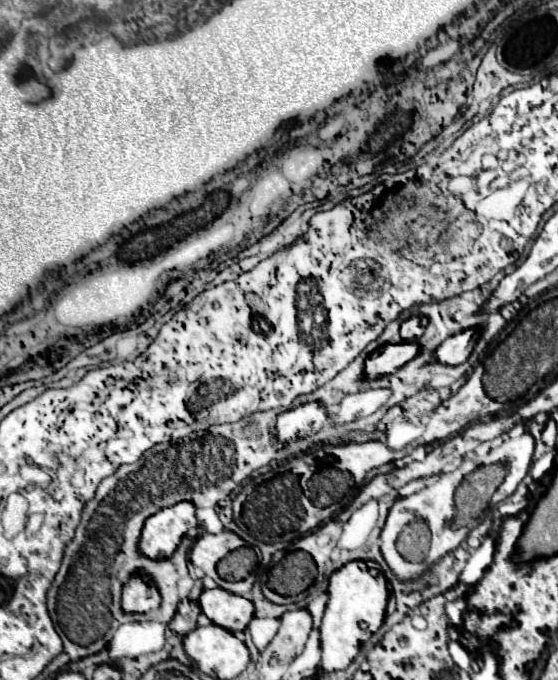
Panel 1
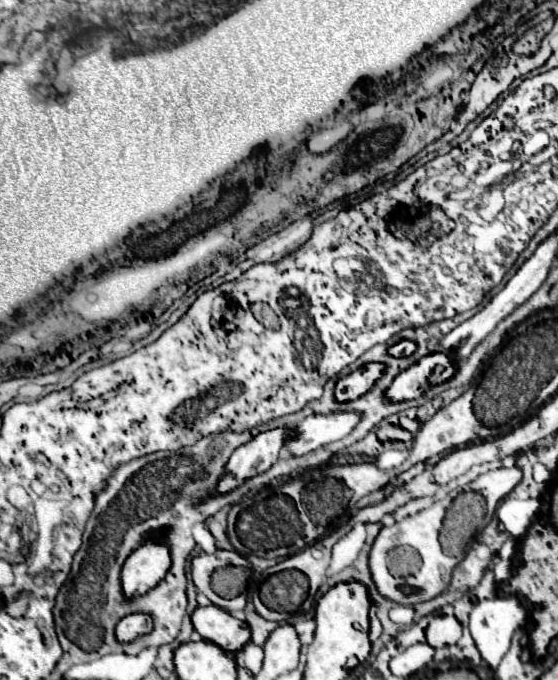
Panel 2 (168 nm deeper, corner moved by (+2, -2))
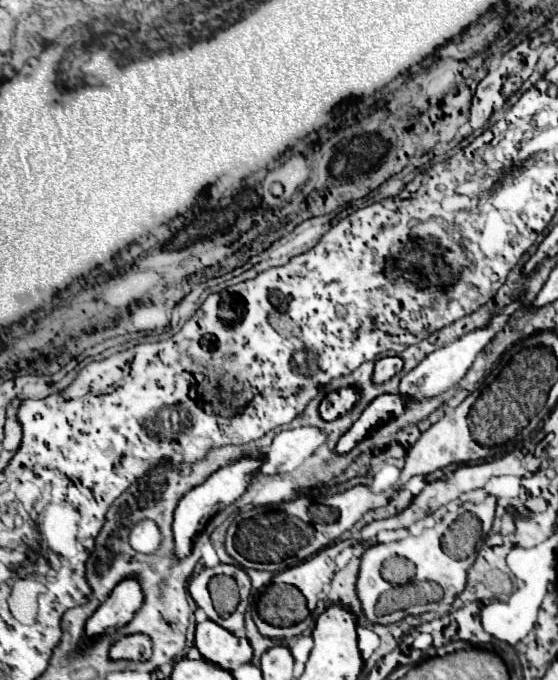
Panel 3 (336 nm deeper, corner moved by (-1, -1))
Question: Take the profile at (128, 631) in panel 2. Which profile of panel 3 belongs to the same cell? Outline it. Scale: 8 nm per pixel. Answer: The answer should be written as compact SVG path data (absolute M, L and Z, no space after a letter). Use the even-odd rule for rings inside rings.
M142 632L116 640L110 648L112 660L148 660L152 654L152 642Z

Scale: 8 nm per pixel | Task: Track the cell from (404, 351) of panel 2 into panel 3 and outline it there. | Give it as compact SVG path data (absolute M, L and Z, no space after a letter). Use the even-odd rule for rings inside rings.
M384 356L376 362L376 368L374 368L374 382L386 382L390 380L394 374L402 372L402 366L404 366L404 360L400 356Z

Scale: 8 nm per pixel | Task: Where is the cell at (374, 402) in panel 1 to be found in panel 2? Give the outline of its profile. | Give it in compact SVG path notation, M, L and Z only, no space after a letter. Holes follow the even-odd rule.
M359 413L311 415L295 427L297 435L289 437L283 447L295 457L305 455L309 451L315 451L323 445L329 445L349 435L359 419L361 419Z

